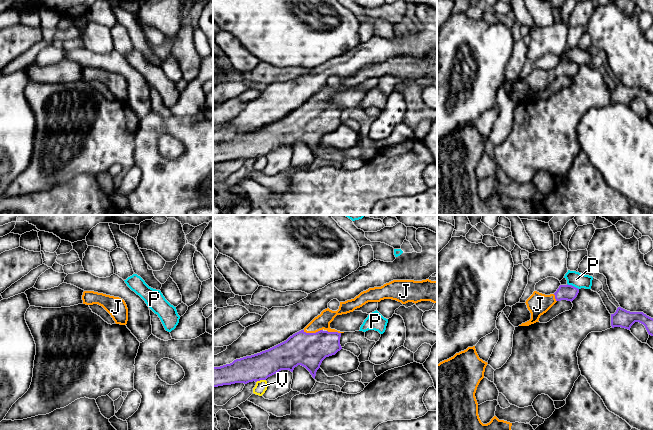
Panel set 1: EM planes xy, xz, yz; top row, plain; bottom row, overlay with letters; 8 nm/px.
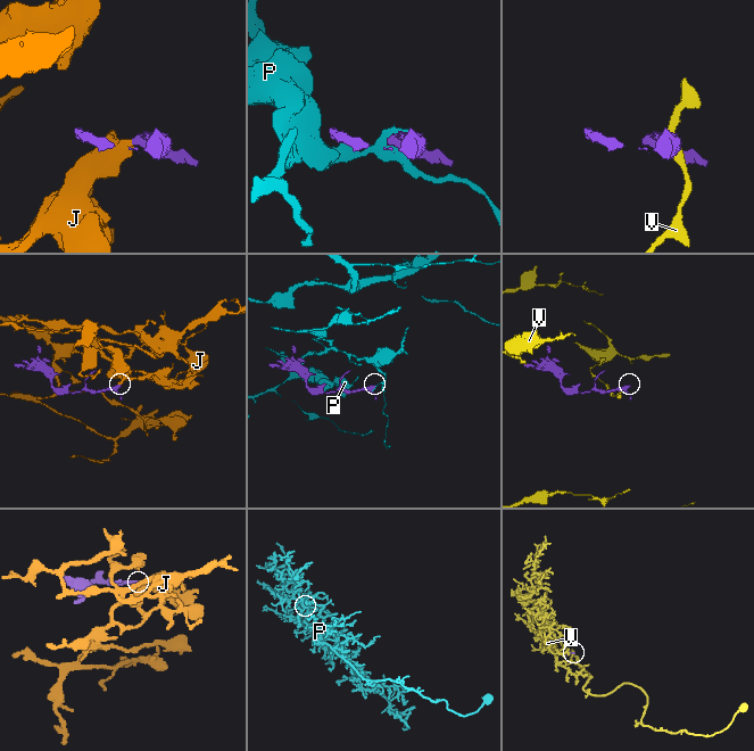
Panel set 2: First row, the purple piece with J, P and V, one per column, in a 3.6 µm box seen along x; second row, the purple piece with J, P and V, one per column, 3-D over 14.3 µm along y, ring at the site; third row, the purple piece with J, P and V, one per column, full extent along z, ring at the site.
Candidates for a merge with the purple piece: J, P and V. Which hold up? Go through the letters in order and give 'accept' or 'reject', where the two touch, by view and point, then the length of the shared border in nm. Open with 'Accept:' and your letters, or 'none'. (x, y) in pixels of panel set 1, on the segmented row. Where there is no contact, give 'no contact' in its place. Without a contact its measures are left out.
Accept: J
J: accept | xz (312, 333) | 160 nm
P: reject | yz (573, 286) | 110 nm
V: reject | xz (260, 379) | 80 nm

